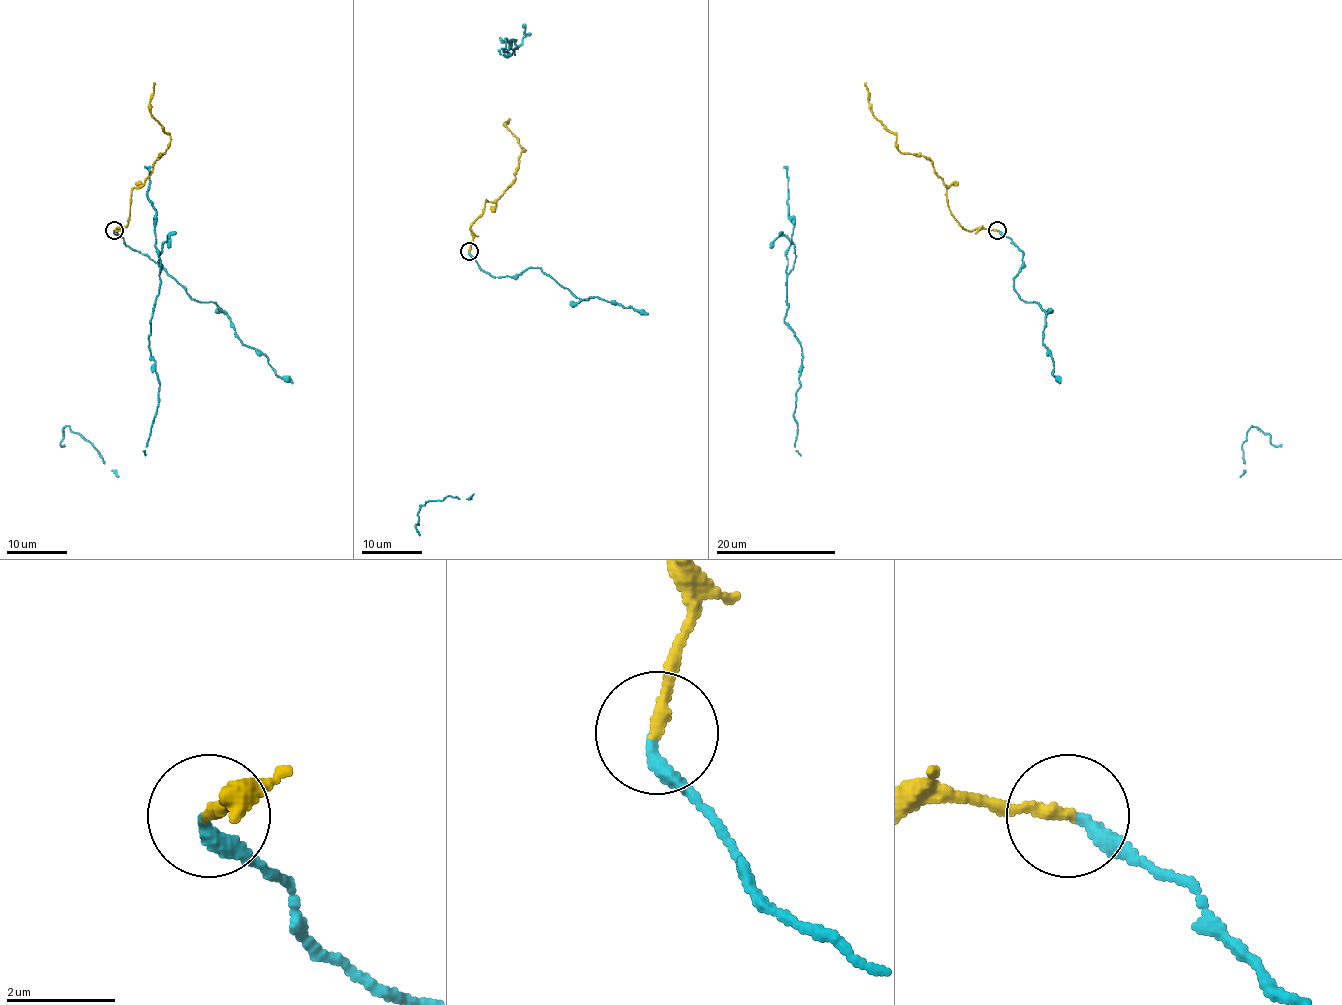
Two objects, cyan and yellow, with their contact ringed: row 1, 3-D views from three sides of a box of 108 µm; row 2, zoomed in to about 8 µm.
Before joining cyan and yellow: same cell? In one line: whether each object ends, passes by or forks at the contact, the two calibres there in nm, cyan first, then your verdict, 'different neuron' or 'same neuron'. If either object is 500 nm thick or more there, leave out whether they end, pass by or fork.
cyan ends there; yellow ends there; 240 nm thick on the cyan side, 220 nm on the other; same neuron

